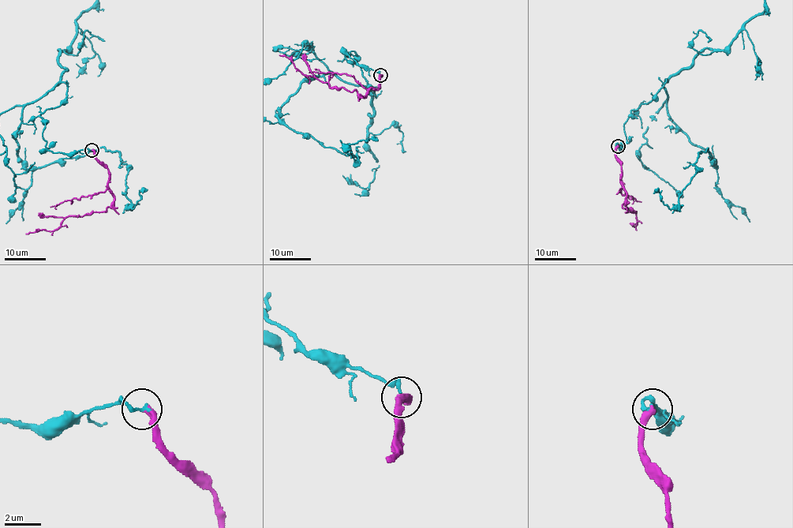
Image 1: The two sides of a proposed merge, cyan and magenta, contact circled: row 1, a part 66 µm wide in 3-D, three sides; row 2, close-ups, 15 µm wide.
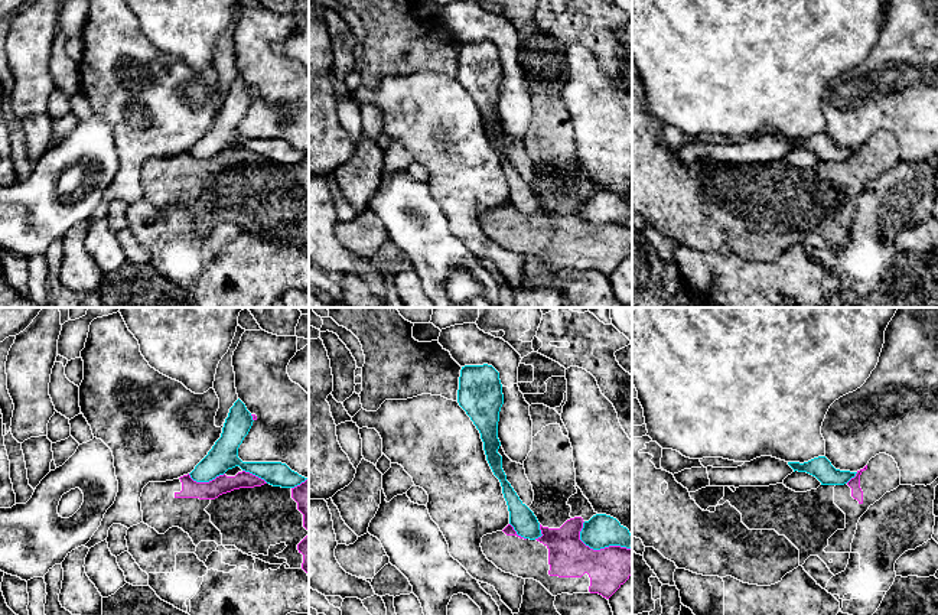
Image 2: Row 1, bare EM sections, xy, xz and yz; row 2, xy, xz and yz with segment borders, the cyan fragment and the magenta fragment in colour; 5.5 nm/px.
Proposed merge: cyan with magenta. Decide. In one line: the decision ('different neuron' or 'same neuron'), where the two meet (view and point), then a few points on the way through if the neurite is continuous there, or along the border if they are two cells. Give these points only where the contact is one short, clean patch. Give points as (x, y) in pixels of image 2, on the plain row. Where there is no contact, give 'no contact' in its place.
different neuron | xz (598, 225)

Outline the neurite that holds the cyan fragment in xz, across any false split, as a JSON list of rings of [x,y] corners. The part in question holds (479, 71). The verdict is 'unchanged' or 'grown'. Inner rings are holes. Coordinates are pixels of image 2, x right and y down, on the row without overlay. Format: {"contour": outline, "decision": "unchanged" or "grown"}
{"contour": [[[488,40],[465,42],[460,46],[457,79],[470,94],[481,110],[486,137],[499,156],[509,188],[509,201],[518,212],[530,217],[541,214],[540,199],[534,189],[520,176],[502,146],[502,133],[498,130],[499,88],[504,81],[499,49]]], "decision": "unchanged"}

